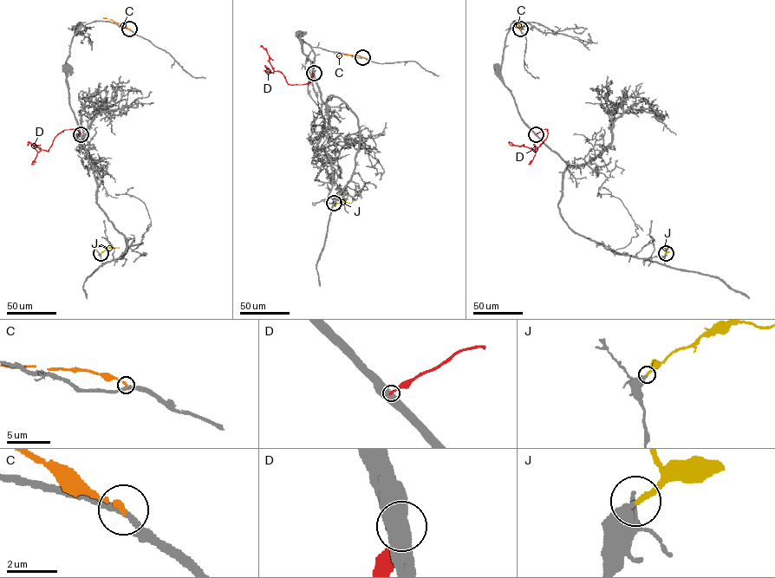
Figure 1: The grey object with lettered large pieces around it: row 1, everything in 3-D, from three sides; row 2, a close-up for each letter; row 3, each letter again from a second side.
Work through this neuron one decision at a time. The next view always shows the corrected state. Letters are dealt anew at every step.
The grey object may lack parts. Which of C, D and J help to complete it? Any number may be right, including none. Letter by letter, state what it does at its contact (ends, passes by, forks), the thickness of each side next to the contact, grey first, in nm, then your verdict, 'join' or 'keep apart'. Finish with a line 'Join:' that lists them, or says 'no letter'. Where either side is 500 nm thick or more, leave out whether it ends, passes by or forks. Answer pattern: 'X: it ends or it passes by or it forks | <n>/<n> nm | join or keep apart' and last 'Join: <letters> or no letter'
C: it ends | 300/220 nm | keep apart
D: 600/240 nm | keep apart
J: it ends | 380/200 nm | join
Join: J

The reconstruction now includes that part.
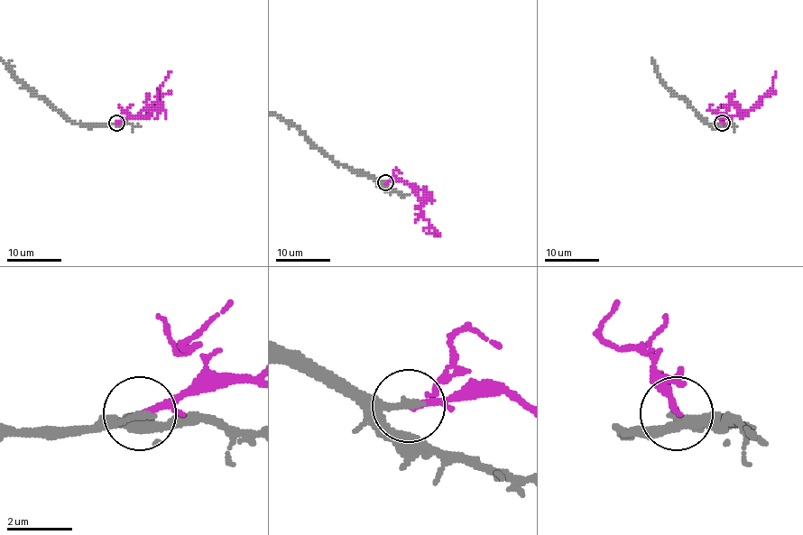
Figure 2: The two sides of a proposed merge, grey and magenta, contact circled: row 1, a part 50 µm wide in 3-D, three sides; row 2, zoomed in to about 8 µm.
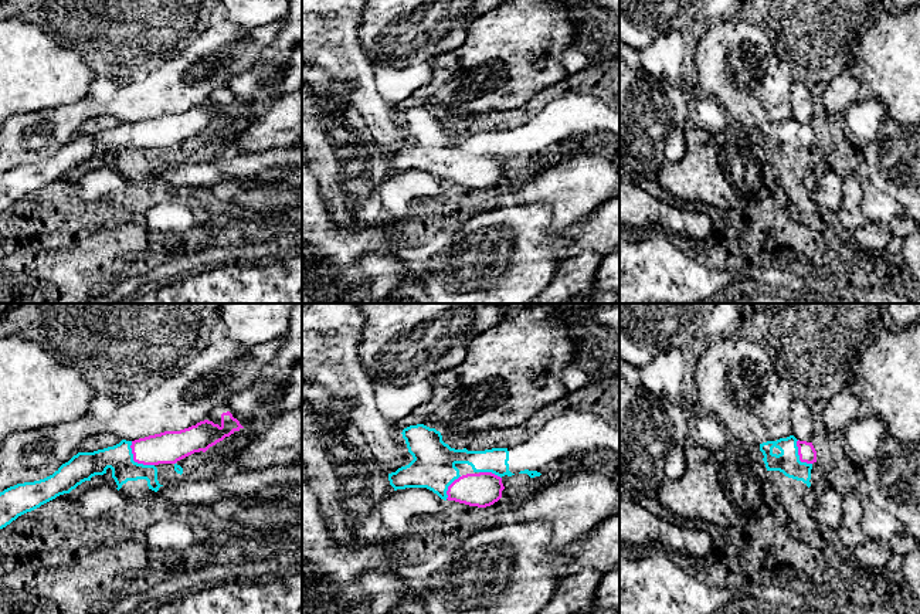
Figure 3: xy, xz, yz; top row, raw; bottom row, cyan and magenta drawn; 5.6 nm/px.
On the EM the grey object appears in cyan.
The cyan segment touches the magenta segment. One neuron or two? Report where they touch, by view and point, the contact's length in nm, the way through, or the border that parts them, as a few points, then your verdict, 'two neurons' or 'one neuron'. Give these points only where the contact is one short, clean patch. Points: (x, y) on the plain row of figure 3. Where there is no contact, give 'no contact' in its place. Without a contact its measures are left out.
xy (133, 143) | 190 nm | one neuron

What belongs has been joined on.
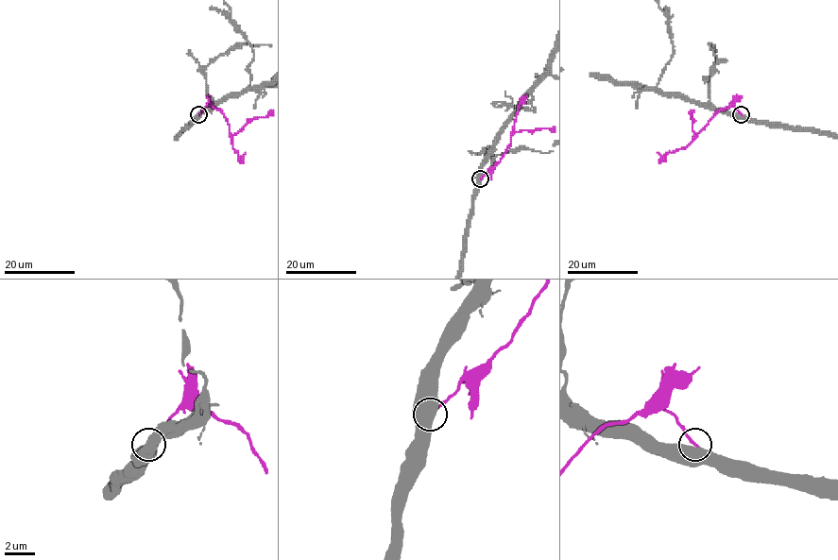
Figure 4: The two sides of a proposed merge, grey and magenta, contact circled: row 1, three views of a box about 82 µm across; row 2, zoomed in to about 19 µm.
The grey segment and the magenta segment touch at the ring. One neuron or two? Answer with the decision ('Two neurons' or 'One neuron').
One neuron

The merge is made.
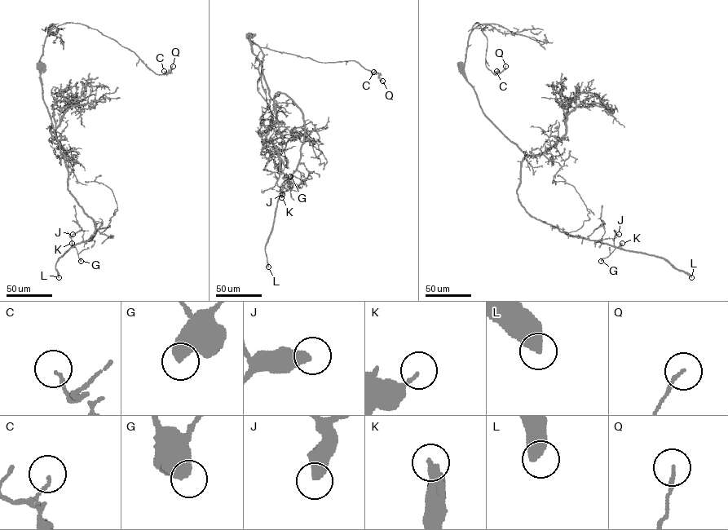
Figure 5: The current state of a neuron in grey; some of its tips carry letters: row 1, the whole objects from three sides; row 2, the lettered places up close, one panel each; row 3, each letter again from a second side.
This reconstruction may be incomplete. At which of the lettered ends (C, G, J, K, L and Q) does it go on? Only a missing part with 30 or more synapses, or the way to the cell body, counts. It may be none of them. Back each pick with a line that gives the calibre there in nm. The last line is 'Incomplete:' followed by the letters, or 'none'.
L: Thickness 550 nm
Incomplete: L

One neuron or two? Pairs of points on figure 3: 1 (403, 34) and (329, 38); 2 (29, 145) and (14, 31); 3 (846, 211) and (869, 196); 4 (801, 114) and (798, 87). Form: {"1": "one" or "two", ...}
{"1": "two", "2": "two", "3": "two", "4": "one"}

